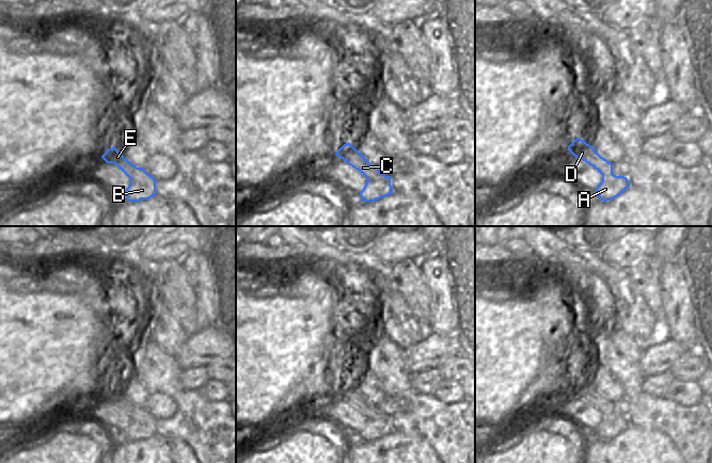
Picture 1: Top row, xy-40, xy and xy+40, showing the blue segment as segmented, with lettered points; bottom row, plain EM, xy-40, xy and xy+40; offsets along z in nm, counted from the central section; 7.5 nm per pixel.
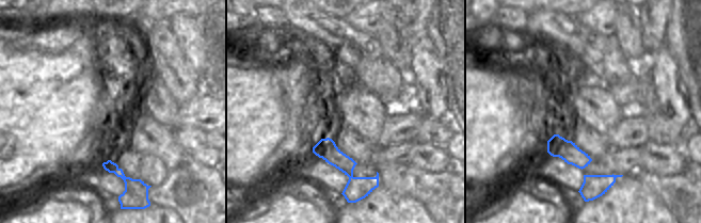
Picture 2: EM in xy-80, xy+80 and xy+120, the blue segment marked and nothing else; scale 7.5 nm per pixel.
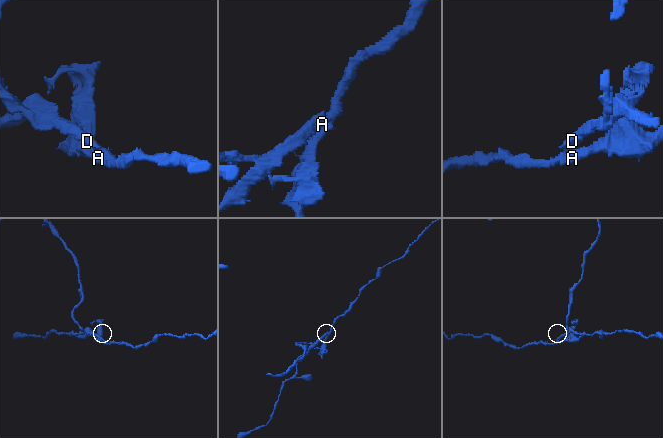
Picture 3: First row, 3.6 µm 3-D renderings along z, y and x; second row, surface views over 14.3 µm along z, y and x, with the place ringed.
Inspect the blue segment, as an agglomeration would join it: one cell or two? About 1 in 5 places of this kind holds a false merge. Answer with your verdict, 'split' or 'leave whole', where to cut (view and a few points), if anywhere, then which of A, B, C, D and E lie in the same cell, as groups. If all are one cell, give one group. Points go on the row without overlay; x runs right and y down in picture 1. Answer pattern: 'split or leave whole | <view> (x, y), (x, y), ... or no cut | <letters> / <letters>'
split | xy (376, 405), (376, 414), (367, 419) | A B / C D E

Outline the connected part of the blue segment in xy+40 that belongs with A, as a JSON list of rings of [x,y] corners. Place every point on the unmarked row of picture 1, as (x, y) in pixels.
[[[612,413],[602,415],[602,420],[596,427],[596,431],[601,440],[607,441],[623,432],[629,426],[627,416]]]

